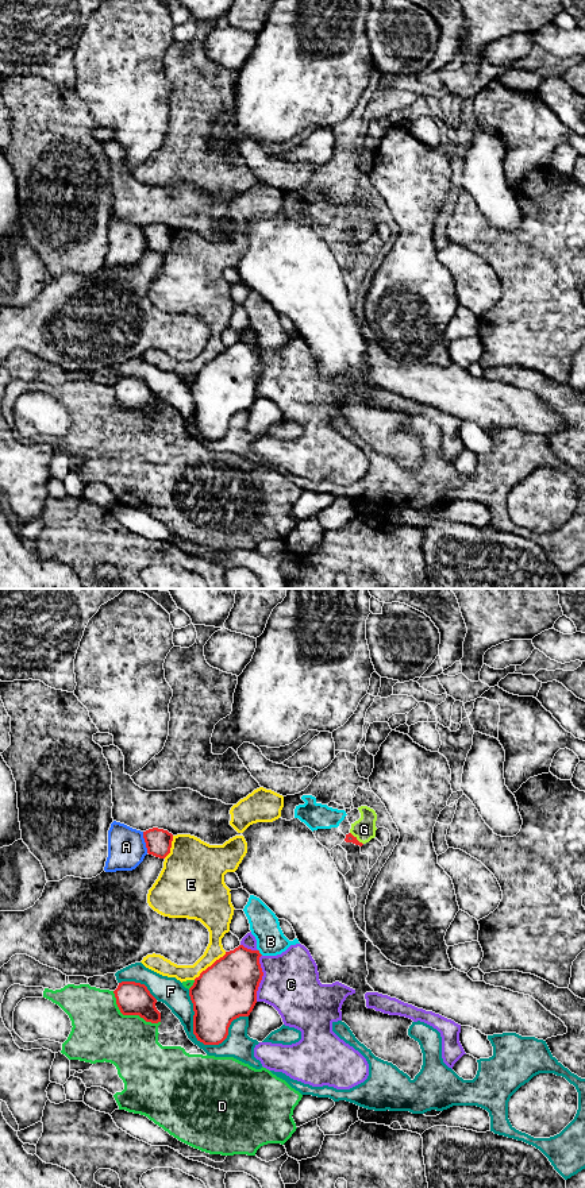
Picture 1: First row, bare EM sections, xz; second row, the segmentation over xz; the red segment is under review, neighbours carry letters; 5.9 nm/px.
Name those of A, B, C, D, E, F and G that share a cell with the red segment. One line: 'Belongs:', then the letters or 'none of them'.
Belongs: G

